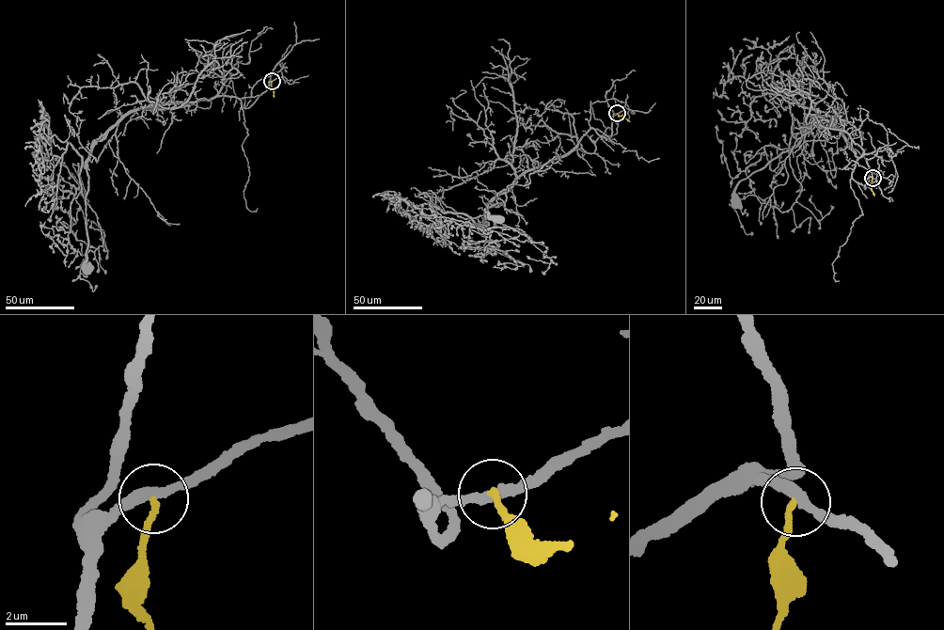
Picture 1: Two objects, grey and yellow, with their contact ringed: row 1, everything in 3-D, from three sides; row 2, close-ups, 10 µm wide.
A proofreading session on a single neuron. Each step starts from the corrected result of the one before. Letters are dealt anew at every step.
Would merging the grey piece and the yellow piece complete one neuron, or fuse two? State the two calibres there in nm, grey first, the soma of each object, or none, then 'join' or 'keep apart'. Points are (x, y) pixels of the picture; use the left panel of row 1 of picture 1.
320/190 nm | grey (88, 268) | yellow none | keep apart

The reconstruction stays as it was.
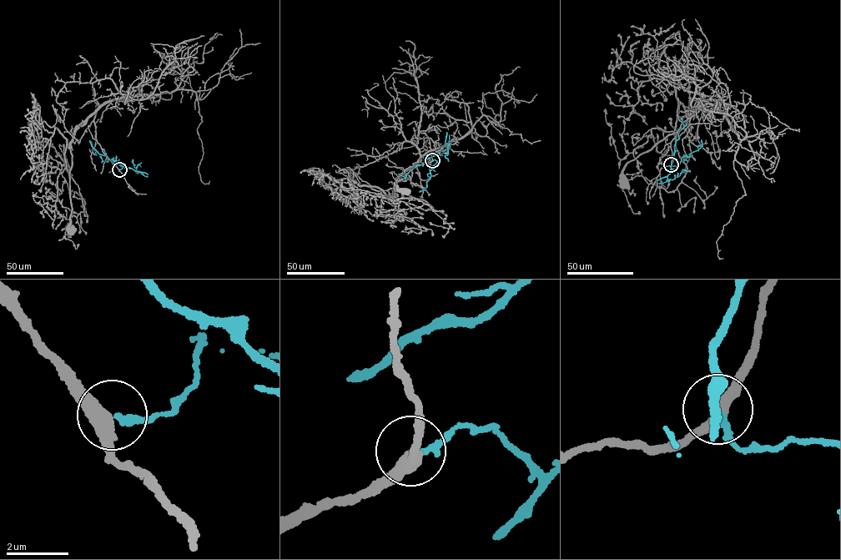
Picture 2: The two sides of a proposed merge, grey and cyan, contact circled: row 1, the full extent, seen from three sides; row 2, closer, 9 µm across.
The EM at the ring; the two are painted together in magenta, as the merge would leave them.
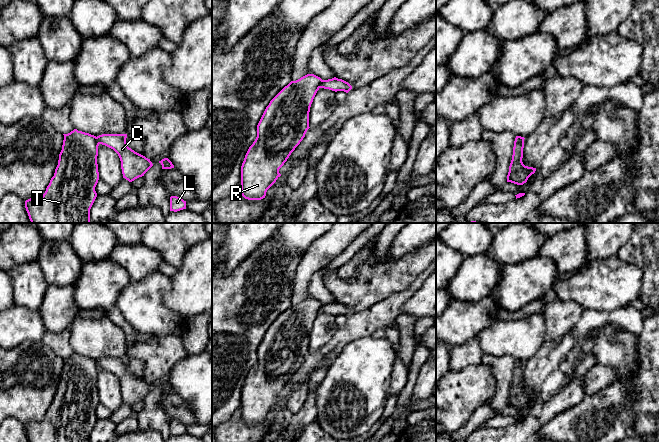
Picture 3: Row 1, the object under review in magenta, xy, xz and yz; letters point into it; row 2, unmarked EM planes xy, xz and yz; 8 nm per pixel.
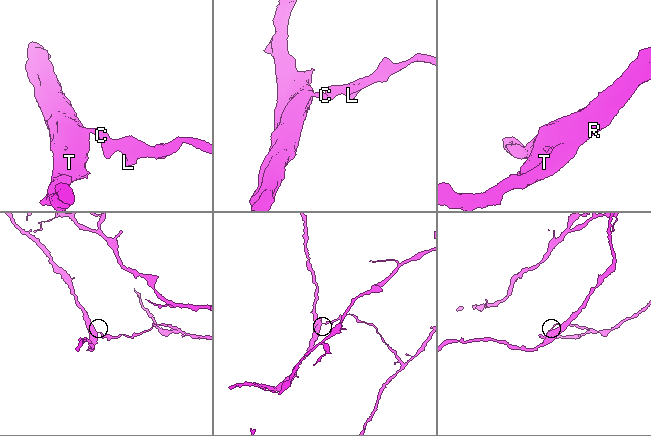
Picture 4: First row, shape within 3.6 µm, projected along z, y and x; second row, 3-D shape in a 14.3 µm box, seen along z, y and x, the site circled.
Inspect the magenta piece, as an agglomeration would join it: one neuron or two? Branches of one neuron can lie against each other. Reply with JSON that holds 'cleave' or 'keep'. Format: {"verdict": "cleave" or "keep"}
{"verdict": "cleave"}

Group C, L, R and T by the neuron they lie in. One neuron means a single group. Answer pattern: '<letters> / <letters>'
C L / R T

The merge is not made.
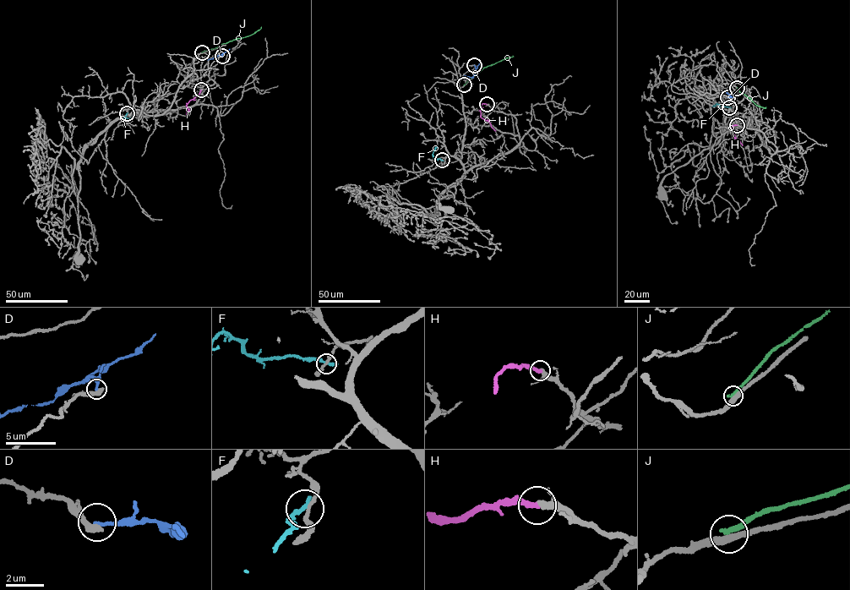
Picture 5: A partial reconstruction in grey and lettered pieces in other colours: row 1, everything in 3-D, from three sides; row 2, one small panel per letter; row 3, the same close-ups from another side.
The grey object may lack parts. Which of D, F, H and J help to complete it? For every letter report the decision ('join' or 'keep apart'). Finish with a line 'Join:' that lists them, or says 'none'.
D: keep apart
F: keep apart
H: join
J: keep apart
Join: H

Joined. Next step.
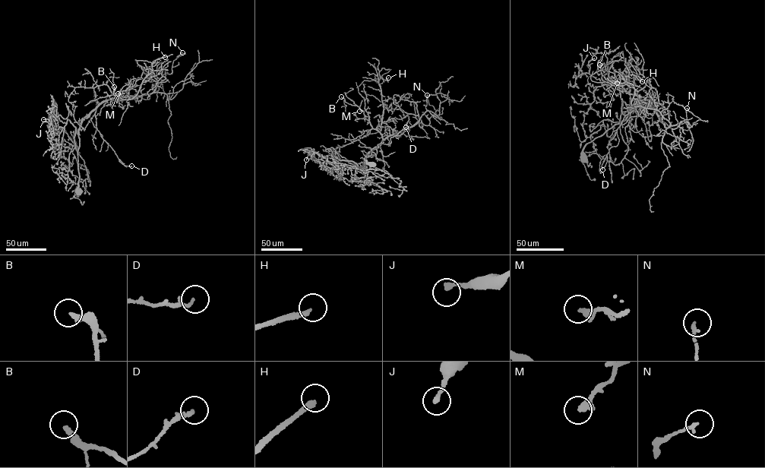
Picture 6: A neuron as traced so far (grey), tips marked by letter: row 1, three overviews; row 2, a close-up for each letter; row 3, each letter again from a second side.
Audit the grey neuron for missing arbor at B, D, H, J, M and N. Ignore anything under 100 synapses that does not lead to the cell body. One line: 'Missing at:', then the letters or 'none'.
Missing at: none

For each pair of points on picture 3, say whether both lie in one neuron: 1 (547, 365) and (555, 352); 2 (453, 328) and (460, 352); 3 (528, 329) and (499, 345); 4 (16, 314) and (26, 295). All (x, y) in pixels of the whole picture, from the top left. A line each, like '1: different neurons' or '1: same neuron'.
1: same neuron
2: different neurons
3: same neuron
4: different neurons

